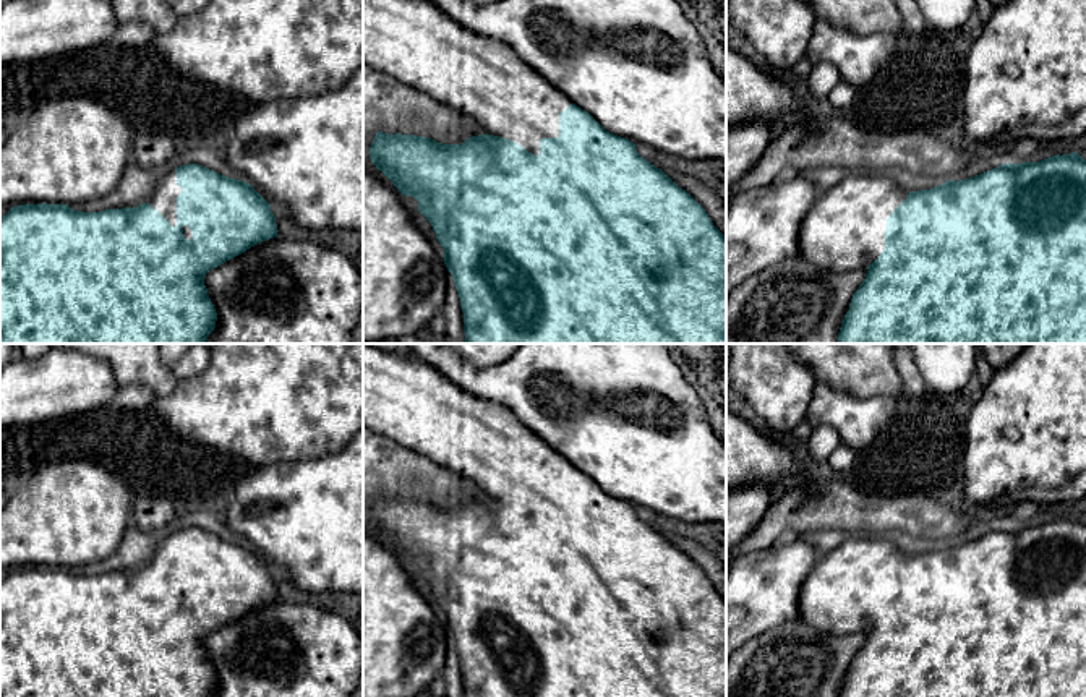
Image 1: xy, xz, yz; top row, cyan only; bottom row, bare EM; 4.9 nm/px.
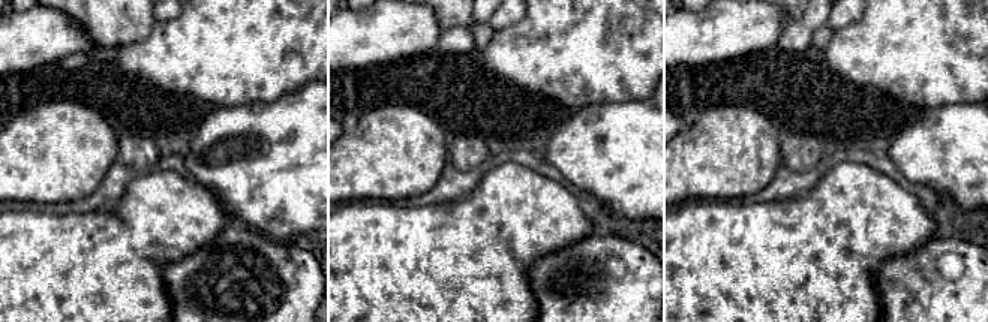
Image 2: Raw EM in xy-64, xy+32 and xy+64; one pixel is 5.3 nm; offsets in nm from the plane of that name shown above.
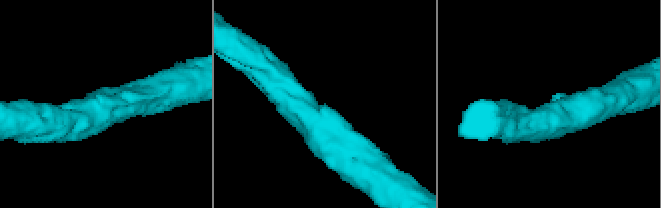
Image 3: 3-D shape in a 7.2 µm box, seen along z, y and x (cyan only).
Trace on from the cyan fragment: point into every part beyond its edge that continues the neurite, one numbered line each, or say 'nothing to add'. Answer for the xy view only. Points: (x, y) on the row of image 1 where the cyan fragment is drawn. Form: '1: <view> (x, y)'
1: xy (164, 198)

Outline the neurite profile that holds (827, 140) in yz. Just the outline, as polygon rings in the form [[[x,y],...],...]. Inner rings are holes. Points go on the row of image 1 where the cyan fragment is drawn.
[[[832,112],[773,133],[760,160],[726,191],[726,203],[739,191],[767,186],[780,177],[815,167],[887,173],[904,169],[935,178],[950,178],[979,152],[942,141],[937,133],[885,135],[867,131]]]

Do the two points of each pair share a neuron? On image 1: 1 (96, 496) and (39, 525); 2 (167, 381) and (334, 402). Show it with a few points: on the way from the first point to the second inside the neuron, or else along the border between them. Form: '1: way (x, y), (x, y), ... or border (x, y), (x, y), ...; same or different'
1: way (81, 511), (54, 519); same
2: border (179, 380), (169, 394), (158, 397); different

